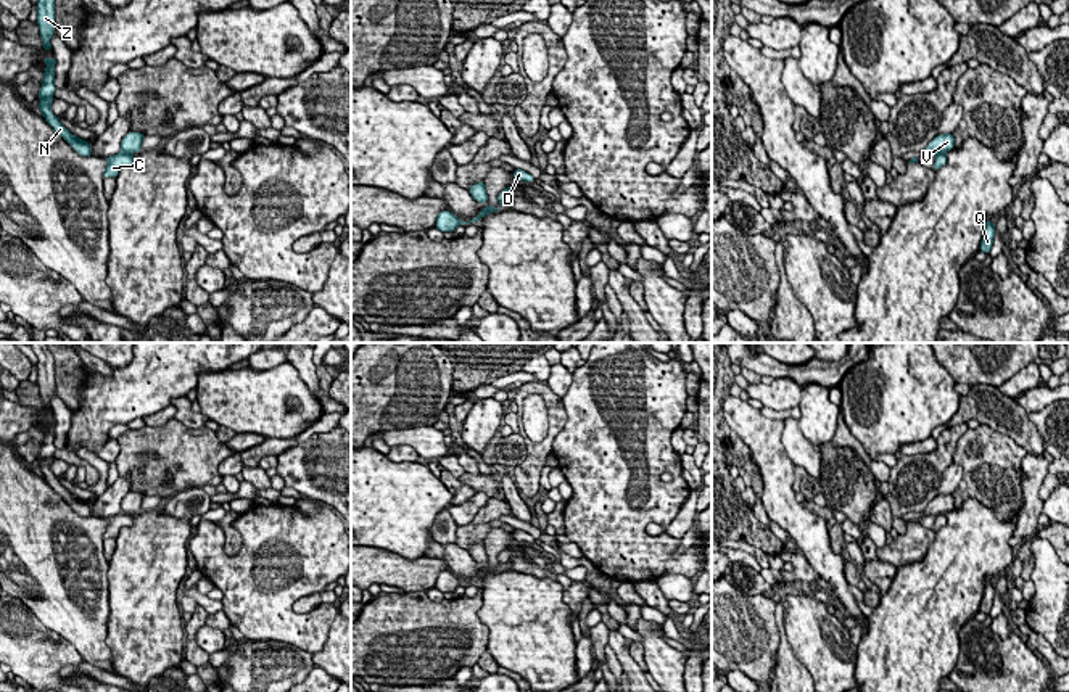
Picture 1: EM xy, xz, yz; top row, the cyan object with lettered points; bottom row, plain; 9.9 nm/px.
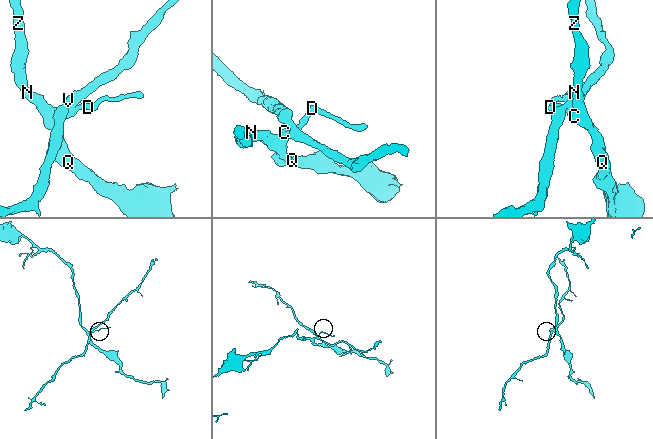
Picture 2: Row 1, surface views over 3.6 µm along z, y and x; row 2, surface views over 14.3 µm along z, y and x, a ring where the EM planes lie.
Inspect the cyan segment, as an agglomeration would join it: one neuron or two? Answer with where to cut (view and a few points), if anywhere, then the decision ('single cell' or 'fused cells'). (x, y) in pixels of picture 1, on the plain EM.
yz (936, 512), (944, 514) | fused cells

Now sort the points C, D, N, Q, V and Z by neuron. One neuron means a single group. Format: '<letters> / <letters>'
C D N Q Z / V

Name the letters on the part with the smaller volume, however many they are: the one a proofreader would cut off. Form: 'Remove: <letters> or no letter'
Remove: V

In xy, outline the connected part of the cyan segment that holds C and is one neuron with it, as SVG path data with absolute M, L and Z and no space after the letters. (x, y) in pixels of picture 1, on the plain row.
M121 512L119 515L106 518L106 531L103 533L103 539L118 538L119 531L126 526L132 526L134 517L130 513Z

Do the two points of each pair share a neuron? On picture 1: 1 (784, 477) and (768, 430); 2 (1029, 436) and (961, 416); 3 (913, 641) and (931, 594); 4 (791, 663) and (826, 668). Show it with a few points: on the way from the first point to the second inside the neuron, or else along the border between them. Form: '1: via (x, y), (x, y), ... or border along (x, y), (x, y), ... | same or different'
1: via (775, 465), (768, 454), (768, 441) | same
2: via (1013, 422), (1000, 412), (978, 412) | same
3: via (915, 630), (926, 605) | same
4: border along (786, 631), (792, 654), (812, 675) | different

